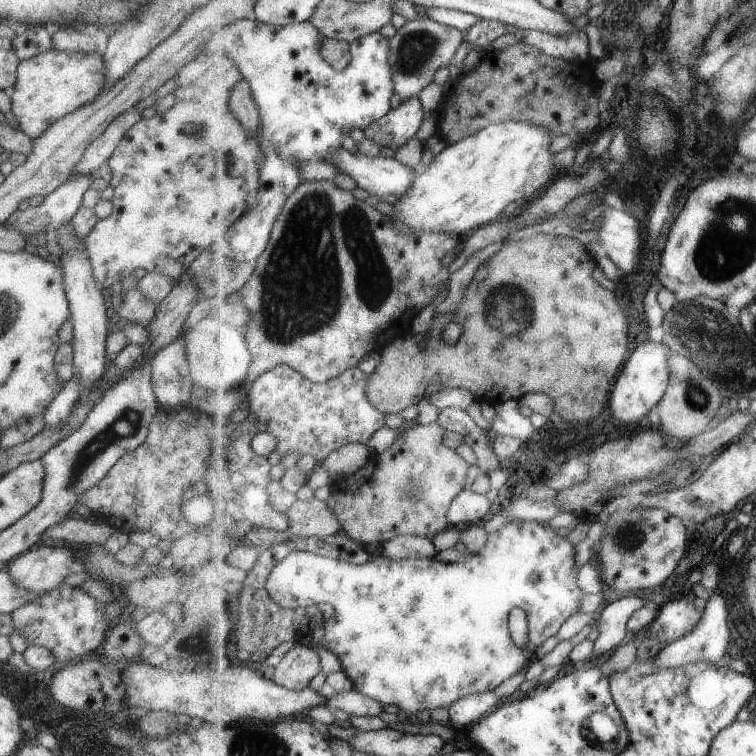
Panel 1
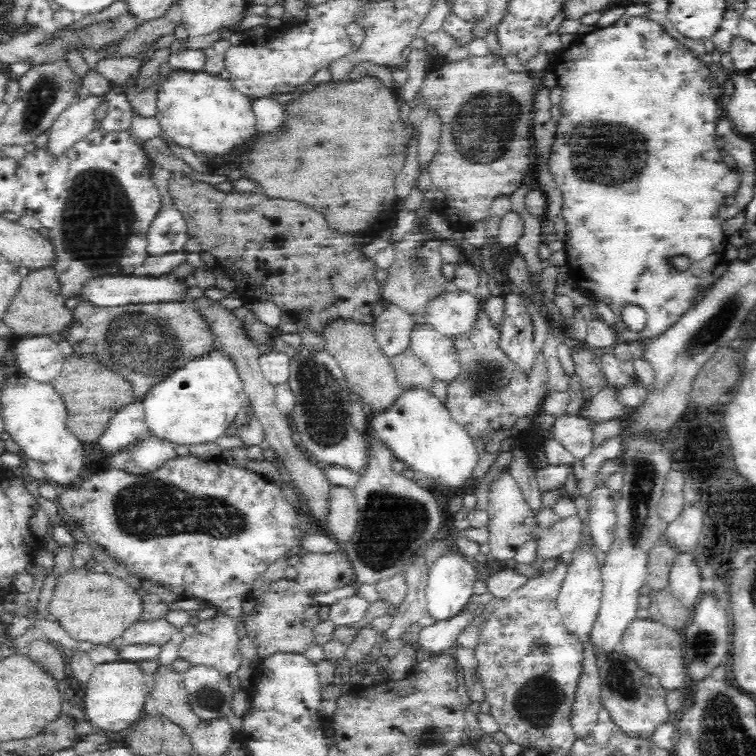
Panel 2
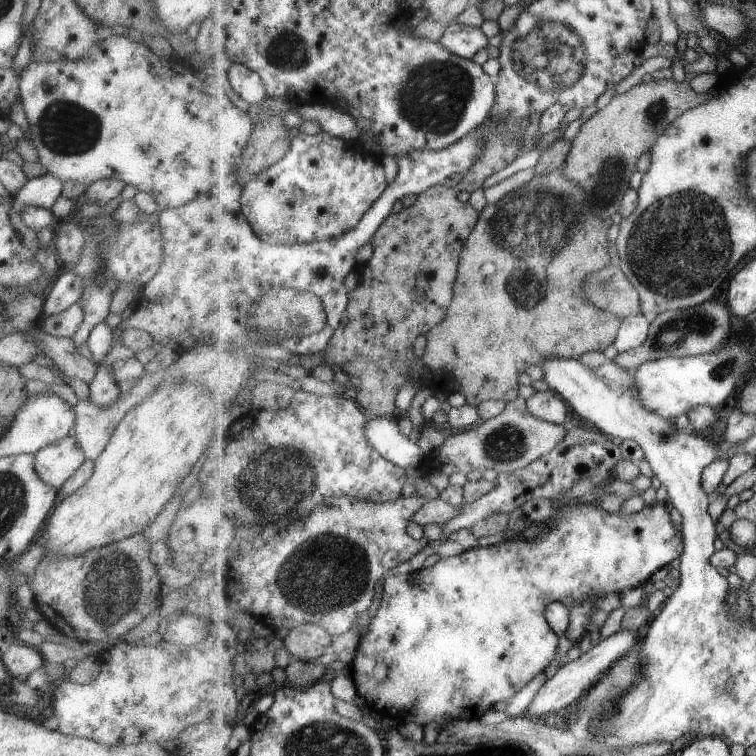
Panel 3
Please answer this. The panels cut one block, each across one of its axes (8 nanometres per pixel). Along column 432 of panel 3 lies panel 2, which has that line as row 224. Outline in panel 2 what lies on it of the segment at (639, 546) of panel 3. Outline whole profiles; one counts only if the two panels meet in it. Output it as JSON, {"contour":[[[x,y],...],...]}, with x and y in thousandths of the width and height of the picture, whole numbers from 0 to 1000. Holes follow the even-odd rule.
{"contour":[[[823,21],[811,32],[787,37],[778,45],[765,48],[762,53],[749,65],[735,71],[731,83],[731,95],[738,103],[741,114],[742,156],[737,163],[735,180],[730,192],[724,221],[738,249],[743,253],[742,284],[747,290],[749,315],[747,332],[750,333],[750,353],[753,365],[765,376],[769,382],[779,385],[786,394],[799,399],[813,415],[813,439],[821,452],[856,452],[876,440],[881,439],[893,426],[899,423],[921,399],[926,398],[933,385],[948,369],[944,366],[944,354],[958,345],[958,336],[962,321],[958,320],[958,304],[955,304],[955,291],[944,278],[952,275],[958,262],[970,259],[976,254],[980,245],[980,233],[976,225],[963,222],[948,204],[946,187],[950,184],[946,176],[947,134],[939,120],[938,87],[921,77],[921,71],[889,50],[870,29],[848,21]],[[905,337],[913,344],[913,354],[899,360],[892,353],[886,339]],[[832,402],[843,402],[852,407],[856,415],[854,429],[847,439],[836,439],[828,434],[825,425],[820,421],[820,413]]]}

